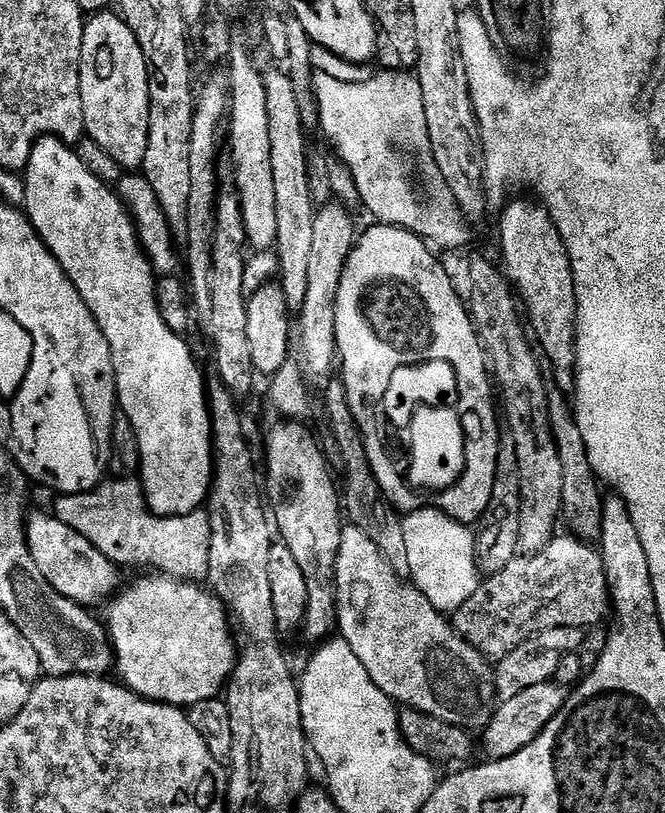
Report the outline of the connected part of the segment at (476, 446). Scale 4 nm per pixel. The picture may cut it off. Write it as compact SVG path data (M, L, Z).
M461 381L459 394L459 405L462 408L463 406L467 408L466 411L463 408L460 414L465 438L465 470L463 476L455 485L443 491L440 506L448 516L462 524L472 526L479 519L481 521L487 513L488 503L490 502L488 501L490 498L489 480L494 480L498 476L500 428L502 432L502 426L501 423L500 426L498 424L500 416L497 407L495 410L491 401L492 396L494 398L494 386L491 381L489 383Z

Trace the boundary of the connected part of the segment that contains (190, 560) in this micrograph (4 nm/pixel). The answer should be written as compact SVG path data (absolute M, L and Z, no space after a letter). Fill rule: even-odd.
M137 477L116 480L106 478L98 487L88 492L63 493L56 499L58 500L52 506L55 516L86 537L100 553L106 554L106 558L110 558L117 566L156 564L164 566L165 571L173 572L180 578L191 577L194 572L203 573L208 567L212 538L212 517L209 513L199 508L188 515L160 516L148 508L144 487Z

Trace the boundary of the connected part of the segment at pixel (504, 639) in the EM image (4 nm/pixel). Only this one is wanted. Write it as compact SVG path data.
M557 535L542 551L518 554L502 570L491 573L481 583L480 589L454 614L457 631L489 658L503 658L510 655L522 642L539 632L549 632L555 628L583 628L600 620L600 611L610 600L610 585L604 566L603 555L591 543L575 535Z

